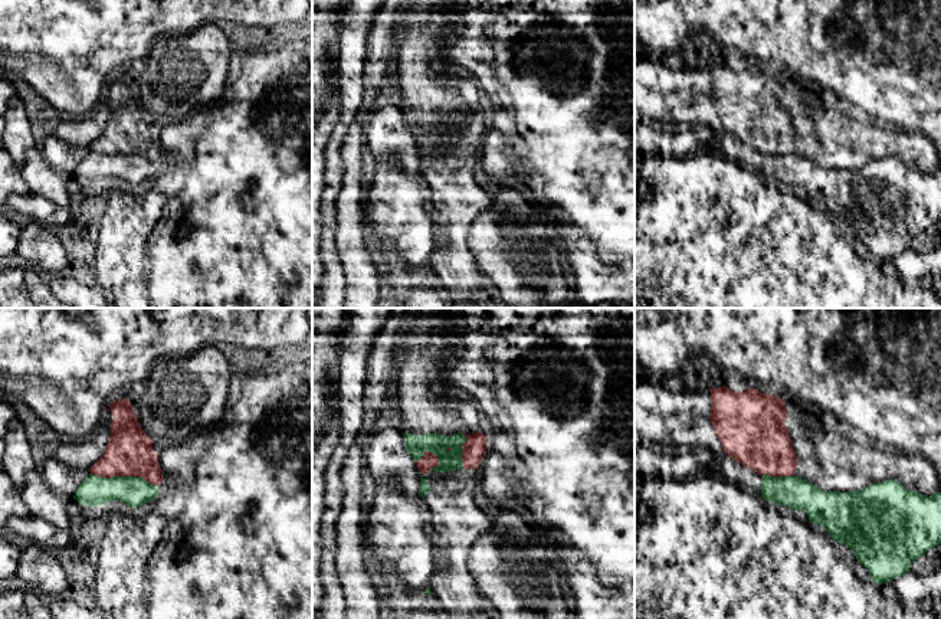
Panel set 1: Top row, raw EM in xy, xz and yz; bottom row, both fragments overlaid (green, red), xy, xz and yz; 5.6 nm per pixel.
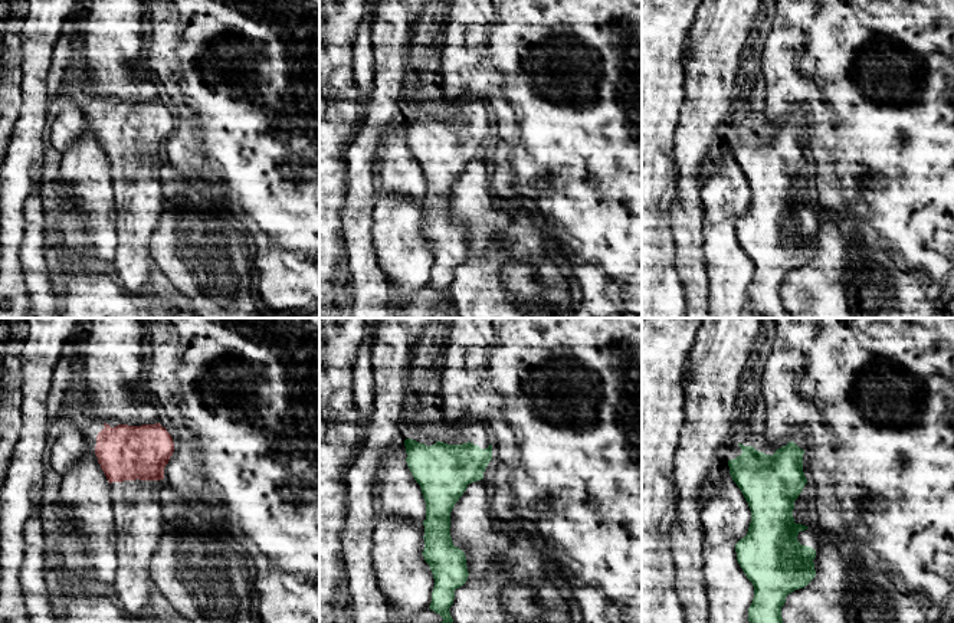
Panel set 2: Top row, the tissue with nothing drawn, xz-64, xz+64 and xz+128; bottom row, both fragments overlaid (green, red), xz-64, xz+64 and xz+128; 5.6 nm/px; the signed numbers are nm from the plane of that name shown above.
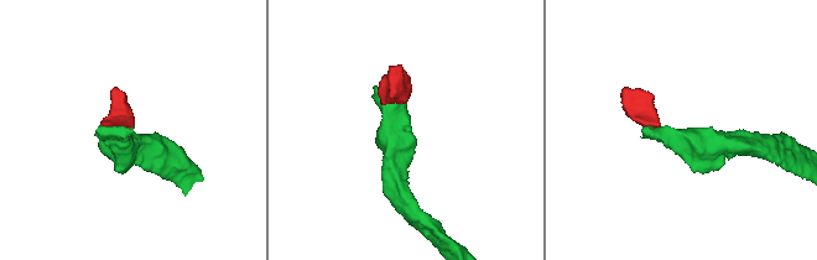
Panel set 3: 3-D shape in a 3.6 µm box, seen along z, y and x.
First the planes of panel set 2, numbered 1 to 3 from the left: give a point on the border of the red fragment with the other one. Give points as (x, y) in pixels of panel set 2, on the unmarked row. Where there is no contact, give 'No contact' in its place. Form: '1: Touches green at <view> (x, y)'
1: No contact
2: No contact
3: No contact

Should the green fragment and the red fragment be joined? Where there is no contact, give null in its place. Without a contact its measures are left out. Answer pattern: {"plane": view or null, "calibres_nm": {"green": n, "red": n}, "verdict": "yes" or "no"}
{"plane": "xy", "calibres_nm": {"green": 170, "red": 260}, "verdict": "no"}

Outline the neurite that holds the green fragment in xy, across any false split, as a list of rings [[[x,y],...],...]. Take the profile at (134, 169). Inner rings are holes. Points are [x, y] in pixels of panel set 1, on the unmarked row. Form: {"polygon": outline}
{"polygon": [[[89,151],[78,164],[73,177],[86,184],[119,179],[131,186],[137,186],[154,177],[157,173],[158,163],[150,161],[140,154],[102,155]]]}

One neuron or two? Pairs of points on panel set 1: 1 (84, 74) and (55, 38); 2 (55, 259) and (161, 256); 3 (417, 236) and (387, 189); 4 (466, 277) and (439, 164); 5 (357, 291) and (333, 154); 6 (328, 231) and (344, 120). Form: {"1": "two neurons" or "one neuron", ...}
{"1": "one neuron", "2": "two neurons", "3": "one neuron", "4": "one neuron", "5": "two neurons", "6": "one neuron"}

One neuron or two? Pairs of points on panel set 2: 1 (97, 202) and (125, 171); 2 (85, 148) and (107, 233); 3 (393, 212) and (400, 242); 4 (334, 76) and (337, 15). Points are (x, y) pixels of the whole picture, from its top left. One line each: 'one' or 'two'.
1: two
2: one
3: one
4: one

